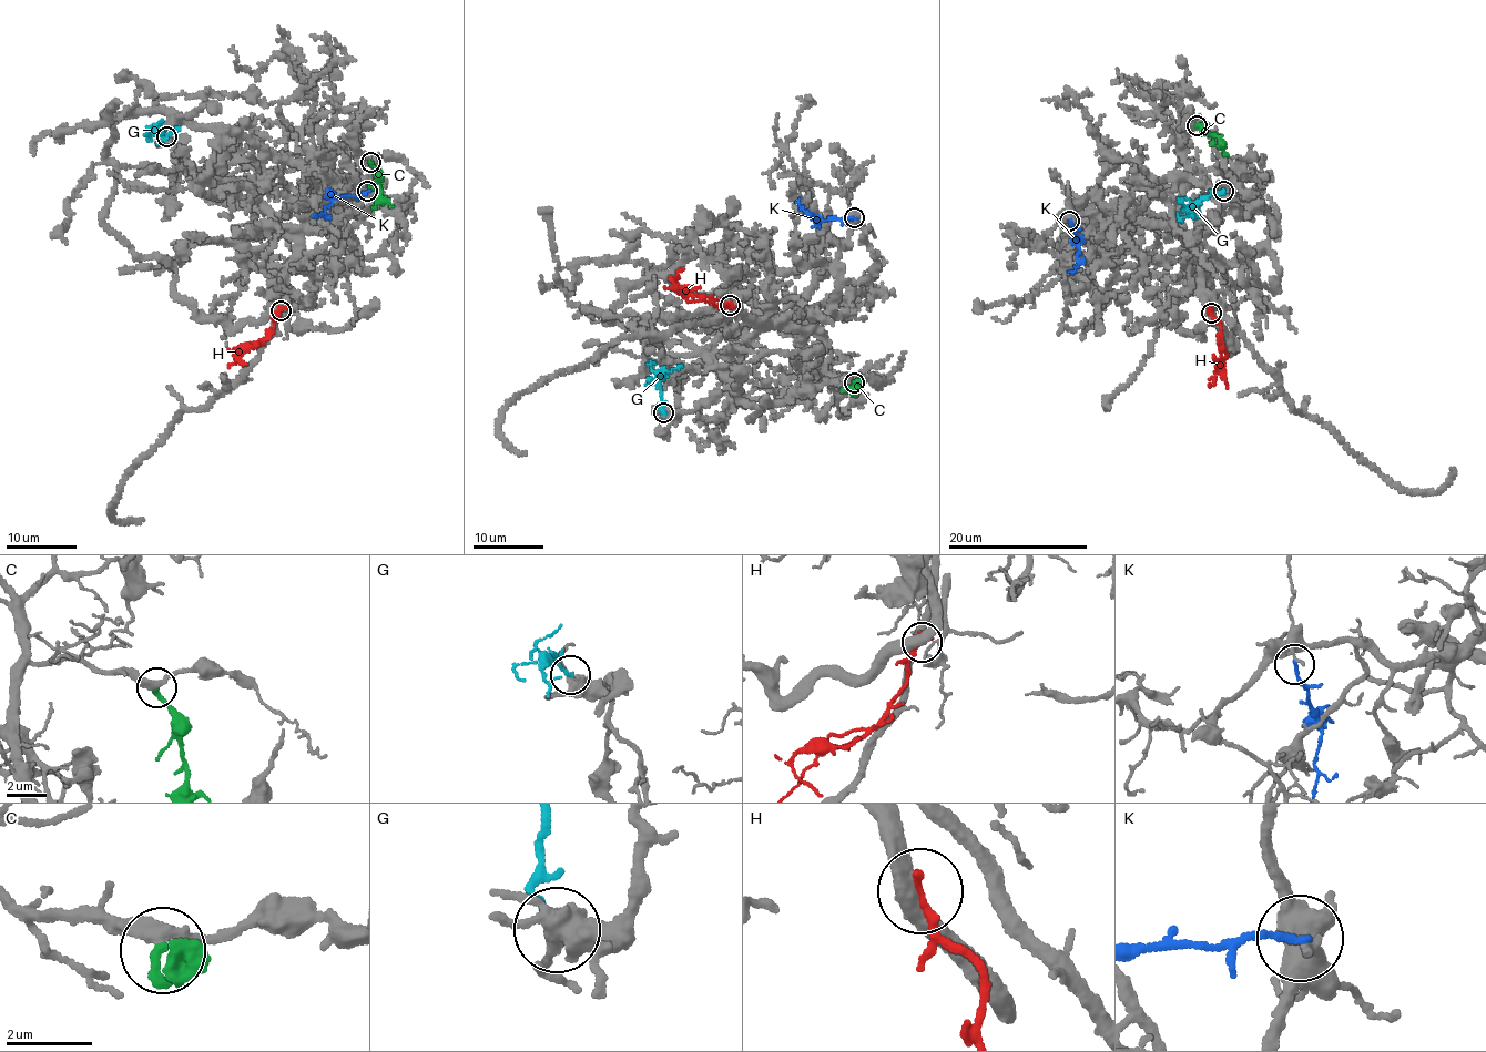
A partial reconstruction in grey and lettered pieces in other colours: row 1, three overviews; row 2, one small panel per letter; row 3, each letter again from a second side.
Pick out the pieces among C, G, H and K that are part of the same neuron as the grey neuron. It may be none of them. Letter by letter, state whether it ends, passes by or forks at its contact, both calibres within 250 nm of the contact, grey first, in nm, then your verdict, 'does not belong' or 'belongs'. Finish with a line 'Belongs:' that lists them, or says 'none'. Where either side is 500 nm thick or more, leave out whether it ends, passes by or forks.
C: it ends there; 320 nm thick on the grey side, 240 nm on the other; belongs
G: it ends there; 280 nm thick on the grey side, 160 nm on the other; does not belong
H: it ends there; 480 nm thick on the grey side, 260 nm on the other; does not belong
K: it ends there; 180 nm thick on the grey side, 160 nm on the other; does not belong
Belongs: C

